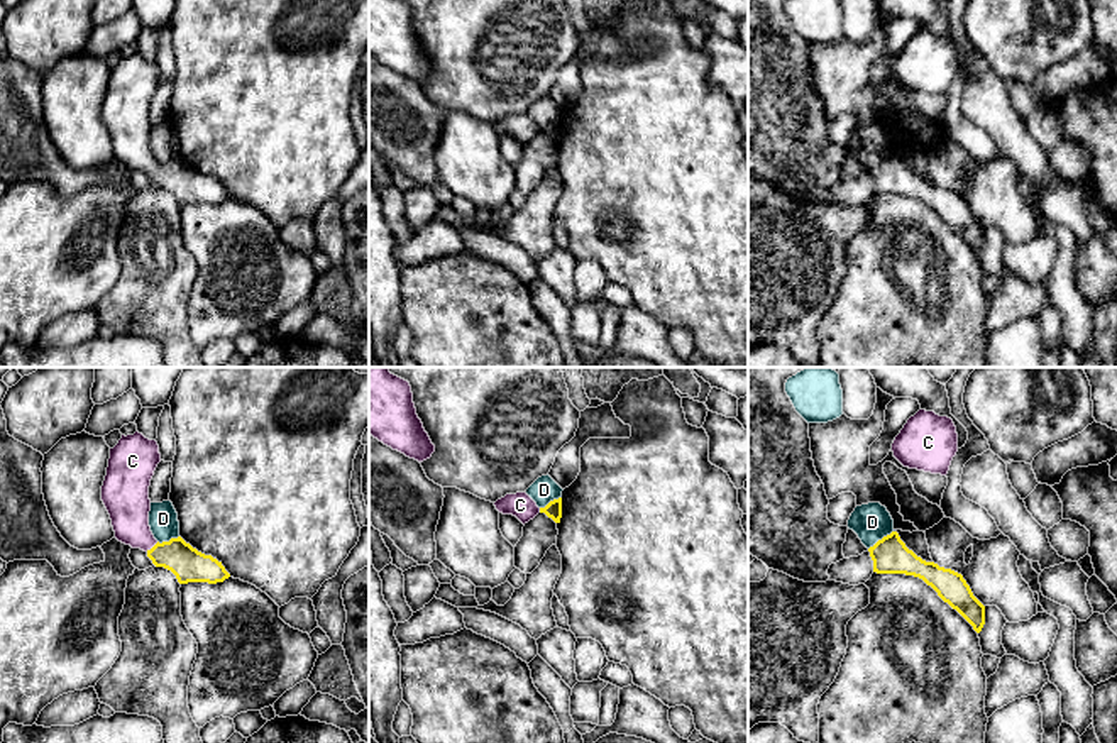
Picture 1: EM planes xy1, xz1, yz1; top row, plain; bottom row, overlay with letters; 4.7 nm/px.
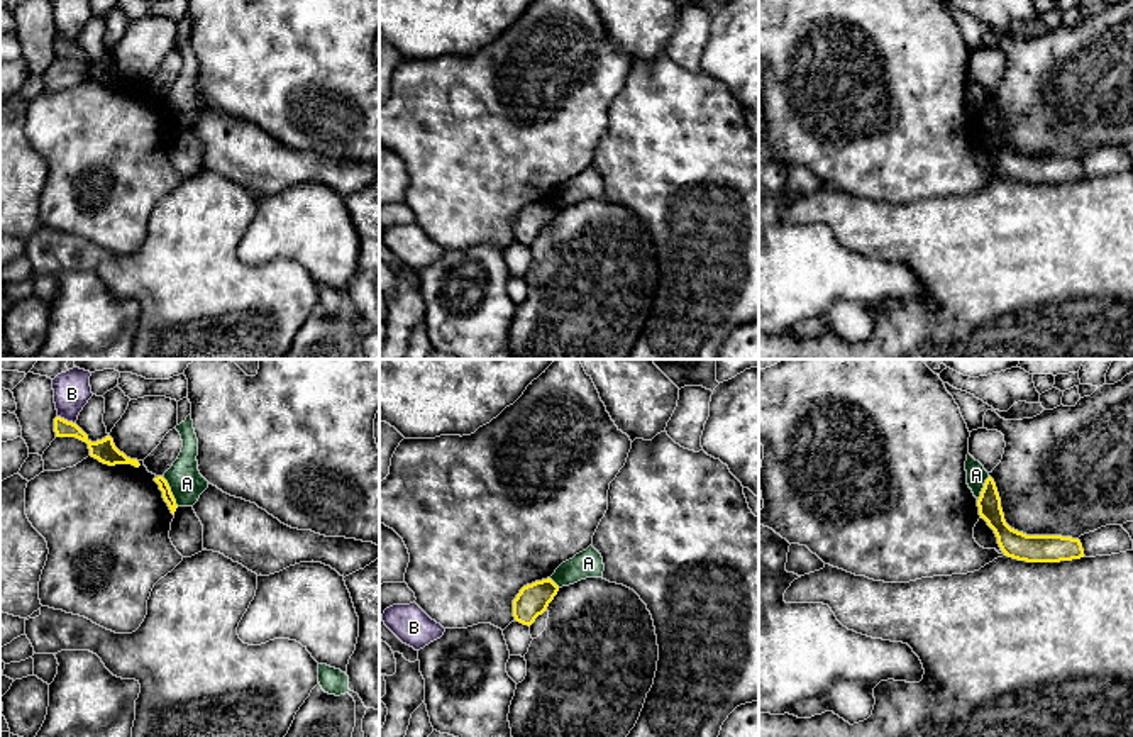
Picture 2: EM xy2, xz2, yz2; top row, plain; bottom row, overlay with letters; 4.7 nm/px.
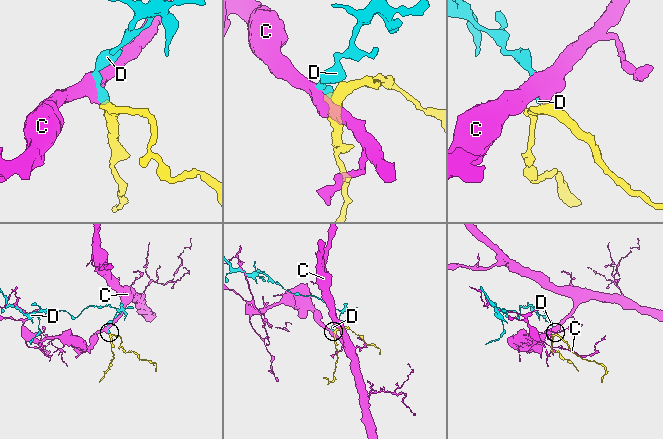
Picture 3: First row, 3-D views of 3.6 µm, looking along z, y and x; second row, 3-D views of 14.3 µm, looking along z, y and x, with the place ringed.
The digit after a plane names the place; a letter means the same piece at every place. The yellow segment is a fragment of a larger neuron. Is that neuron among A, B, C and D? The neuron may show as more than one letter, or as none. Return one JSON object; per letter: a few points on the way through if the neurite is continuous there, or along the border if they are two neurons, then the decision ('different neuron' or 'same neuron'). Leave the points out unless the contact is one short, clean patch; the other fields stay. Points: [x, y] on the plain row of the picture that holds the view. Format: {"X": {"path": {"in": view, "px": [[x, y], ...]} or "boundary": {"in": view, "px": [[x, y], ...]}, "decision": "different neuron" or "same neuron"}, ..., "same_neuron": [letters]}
{"A": {"boundary": {"in": "xy2", "px": [[161, 97], [178, 126]]}, "decision": "different neuron"}, "B": {"boundary": {"in": "xy2", "px": [[58, 36], [75, 44]]}, "decision": "different neuron"}, "C": {"path": {"in": "xy1", "px": [[188, 185], [153, 168], [131, 146], [127, 122]]}, "decision": "same neuron"}, "D": {"boundary": {"in": "yz1", "px": [[894, 151], [869, 170]]}, "decision": "different neuron"}, "same_neuron": ["C"]}

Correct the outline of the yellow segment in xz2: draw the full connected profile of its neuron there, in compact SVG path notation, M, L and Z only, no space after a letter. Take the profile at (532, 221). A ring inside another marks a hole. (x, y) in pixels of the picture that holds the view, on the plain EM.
M550 198L523 207L513 220L515 241L530 247L547 230L557 212L559 207Z

